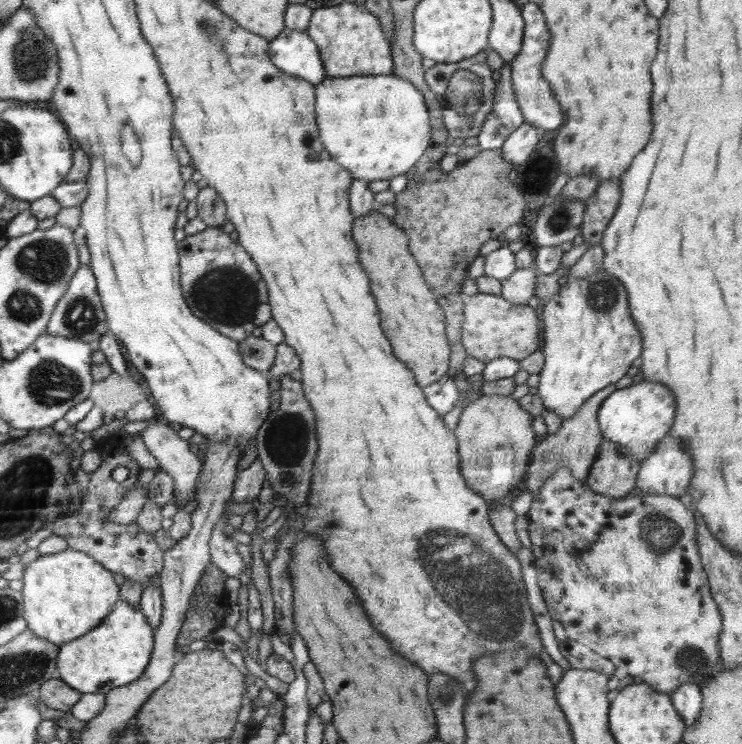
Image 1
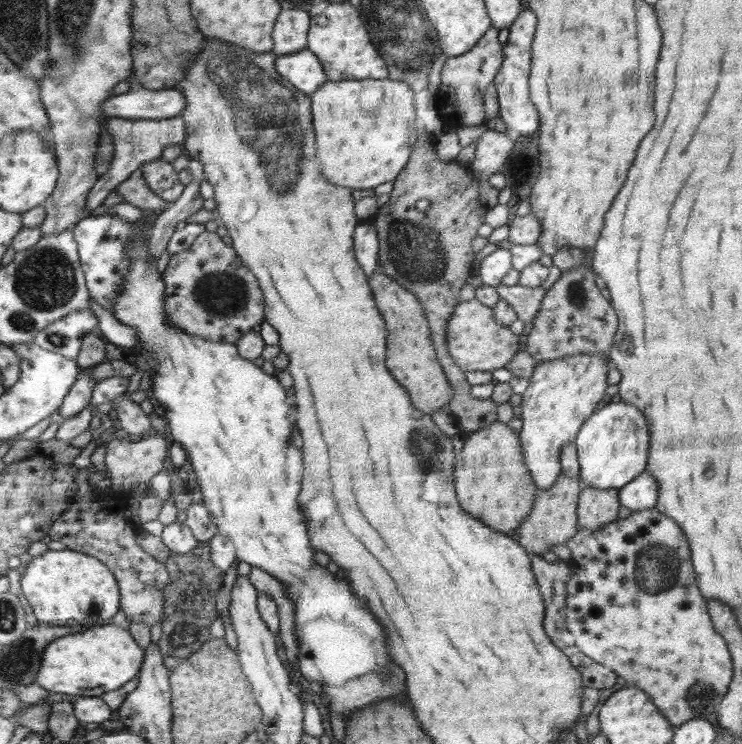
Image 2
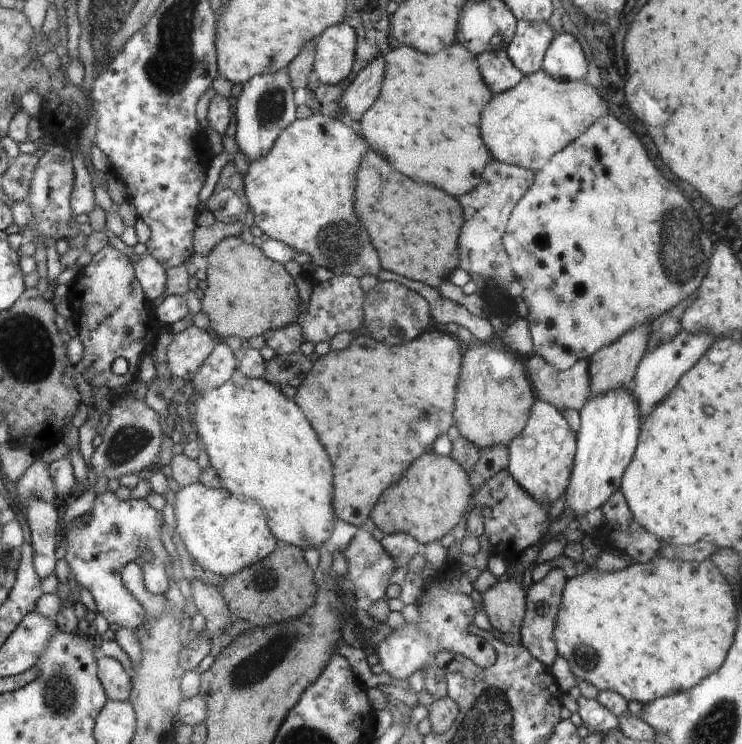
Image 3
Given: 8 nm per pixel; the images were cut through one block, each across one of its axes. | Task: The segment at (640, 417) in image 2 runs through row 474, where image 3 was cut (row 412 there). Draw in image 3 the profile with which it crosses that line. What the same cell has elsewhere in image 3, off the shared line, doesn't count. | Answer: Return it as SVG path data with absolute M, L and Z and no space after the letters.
M615 389L590 397L579 412L581 427L578 429L579 450L576 451L575 468L572 471L565 508L572 514L587 515L602 508L603 504L619 490L624 471L638 446L642 420L639 405L630 389Z

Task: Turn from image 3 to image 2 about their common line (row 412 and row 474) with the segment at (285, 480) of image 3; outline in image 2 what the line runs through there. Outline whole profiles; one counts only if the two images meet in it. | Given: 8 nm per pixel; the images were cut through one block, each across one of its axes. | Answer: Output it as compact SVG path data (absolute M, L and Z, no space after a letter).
M146 242L130 246L131 268L128 268L128 275L122 281L122 289L110 312L120 322L137 330L139 342L136 347L154 367L152 389L156 400L164 406L167 435L171 441L180 442L187 453L187 474L192 486L200 488L204 495L203 504L210 512L217 534L228 536L240 561L265 570L285 586L288 598L295 604L297 665L306 680L317 687L322 686L321 696L330 703L328 710L346 720L356 710L378 701L400 700L404 696L404 672L392 662L385 628L381 622L376 628L376 618L370 614L366 600L356 596L345 577L330 573L314 560L317 550L306 534L306 519L298 504L302 452L288 448L296 420L288 420L290 406L286 402L288 396L284 386L250 360L244 360L235 344L214 342L171 326L167 322L167 284L158 276L158 259L152 259Z

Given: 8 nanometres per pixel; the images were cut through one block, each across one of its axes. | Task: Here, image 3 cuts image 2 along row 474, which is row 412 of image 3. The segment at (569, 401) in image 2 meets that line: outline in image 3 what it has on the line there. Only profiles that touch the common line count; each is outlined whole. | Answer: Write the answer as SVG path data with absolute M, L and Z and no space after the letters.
M536 399L525 430L508 445L507 471L514 480L543 507L554 504L570 486L570 470L576 452L577 436L567 419L555 406Z

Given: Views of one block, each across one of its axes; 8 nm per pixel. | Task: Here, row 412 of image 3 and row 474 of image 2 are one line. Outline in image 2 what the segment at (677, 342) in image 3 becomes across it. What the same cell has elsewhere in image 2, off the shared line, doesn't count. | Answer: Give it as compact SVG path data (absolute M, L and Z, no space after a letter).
M644 471L620 489L620 506L632 511L655 508L659 500L659 490L658 480Z

